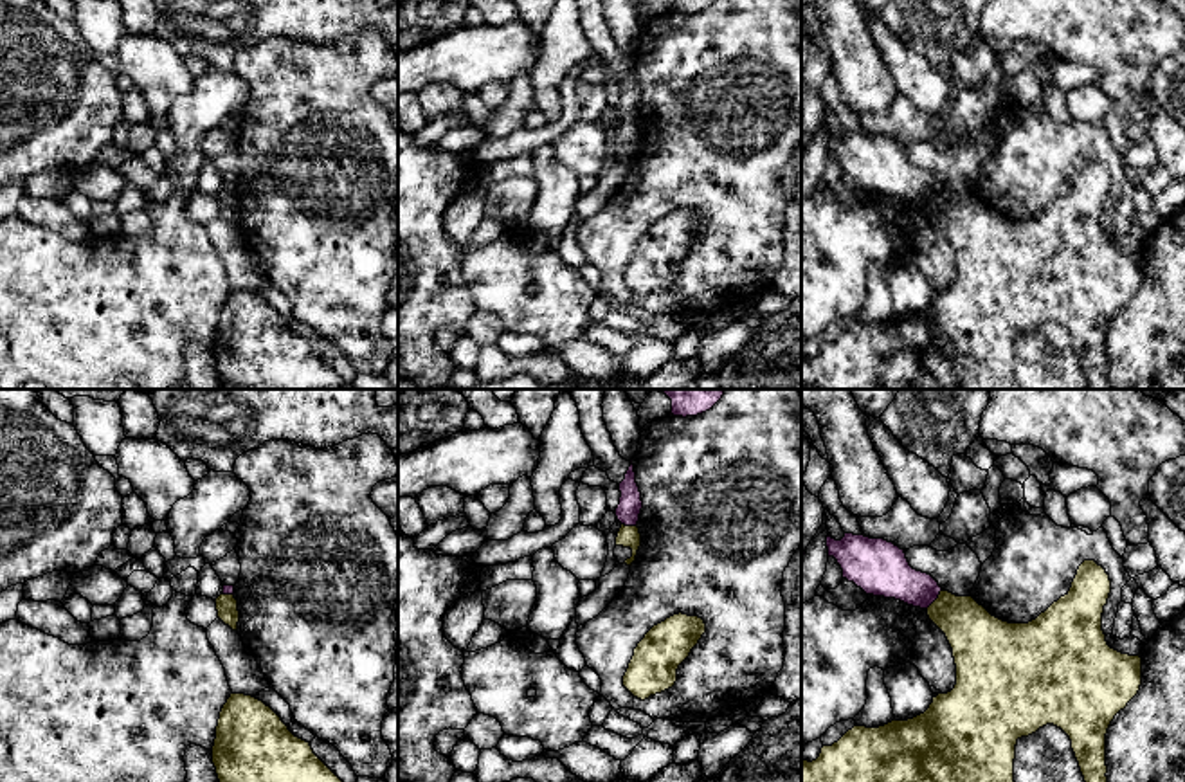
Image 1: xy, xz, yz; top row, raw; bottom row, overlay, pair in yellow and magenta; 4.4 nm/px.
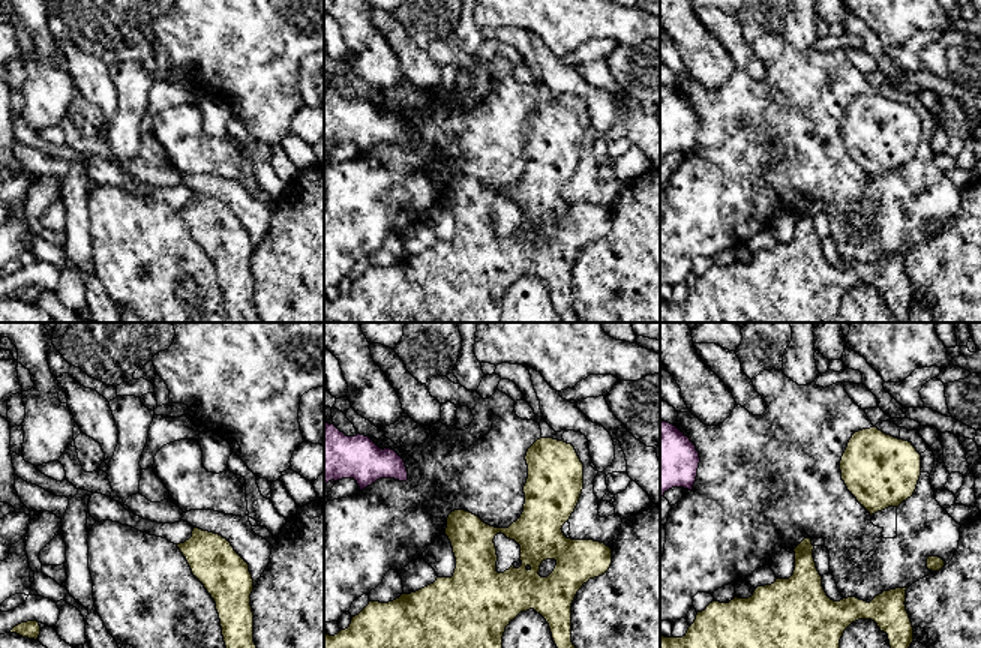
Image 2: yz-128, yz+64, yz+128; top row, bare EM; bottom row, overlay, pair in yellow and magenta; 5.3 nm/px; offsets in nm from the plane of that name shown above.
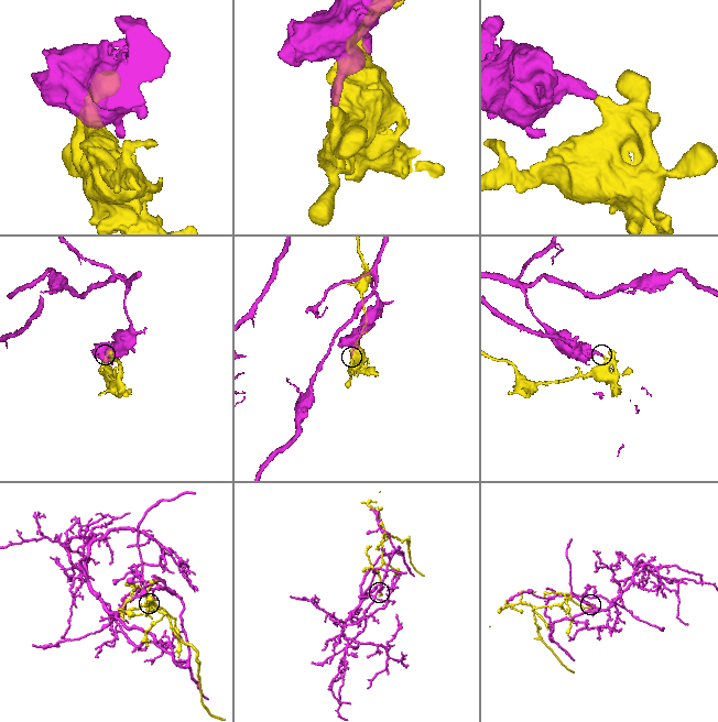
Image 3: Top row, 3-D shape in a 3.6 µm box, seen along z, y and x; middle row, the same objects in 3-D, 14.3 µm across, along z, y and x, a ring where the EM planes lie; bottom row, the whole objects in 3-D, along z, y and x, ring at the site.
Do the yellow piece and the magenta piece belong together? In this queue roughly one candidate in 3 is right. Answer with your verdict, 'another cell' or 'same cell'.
another cell

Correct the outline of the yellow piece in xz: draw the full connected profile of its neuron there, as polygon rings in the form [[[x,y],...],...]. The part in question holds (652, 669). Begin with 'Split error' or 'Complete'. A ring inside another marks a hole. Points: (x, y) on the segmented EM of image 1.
Complete. [[[683,613],[654,625],[634,649],[623,687],[641,701],[672,688],[677,681],[679,665],[704,632],[702,618]]]

